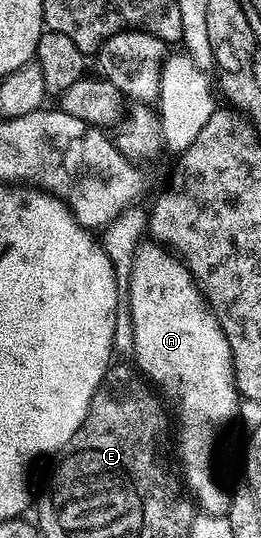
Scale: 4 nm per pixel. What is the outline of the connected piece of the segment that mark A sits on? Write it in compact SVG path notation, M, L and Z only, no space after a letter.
M153 240L139 242L132 262L128 289L130 289L128 309L132 320L132 340L134 341L133 361L138 361L137 369L167 399L170 397L178 405L176 456L178 454L182 464L180 472L184 484L205 513L225 516L230 507L231 491L226 490L218 480L216 450L226 425L230 422L230 417L234 418L239 413L240 403L240 395L234 384L234 365L230 360L230 345L218 321L210 313L201 290L194 283L194 277L190 275L189 268L167 247Z

